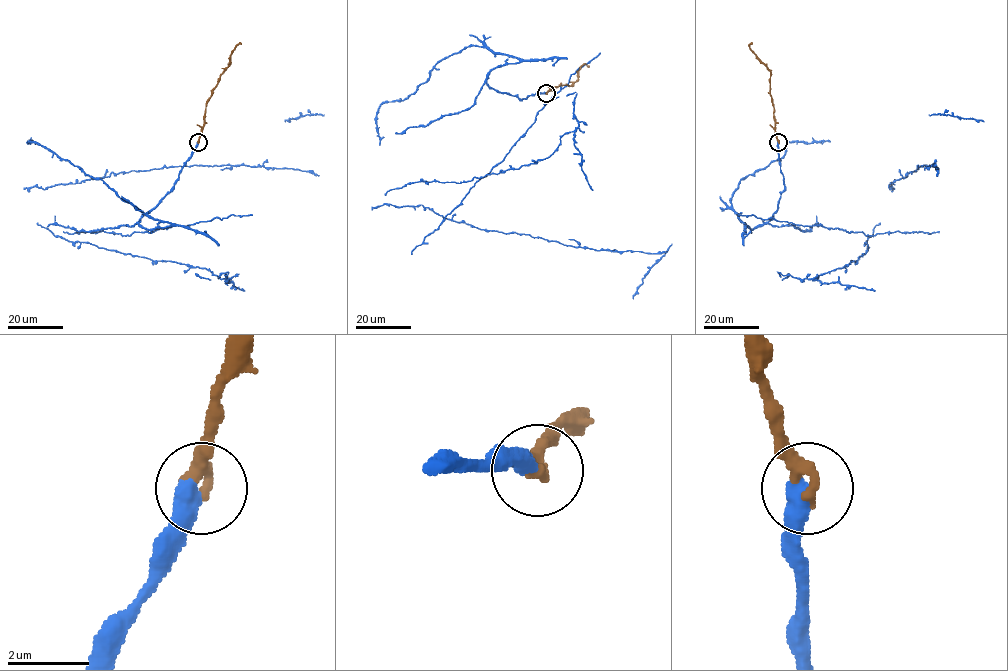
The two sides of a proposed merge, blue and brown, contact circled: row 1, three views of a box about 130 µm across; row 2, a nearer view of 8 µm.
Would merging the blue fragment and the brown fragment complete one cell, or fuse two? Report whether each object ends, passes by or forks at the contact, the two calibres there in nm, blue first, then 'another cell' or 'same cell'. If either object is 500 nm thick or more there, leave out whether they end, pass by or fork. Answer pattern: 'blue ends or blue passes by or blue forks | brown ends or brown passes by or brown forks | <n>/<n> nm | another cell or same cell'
500/360 nm | same cell

